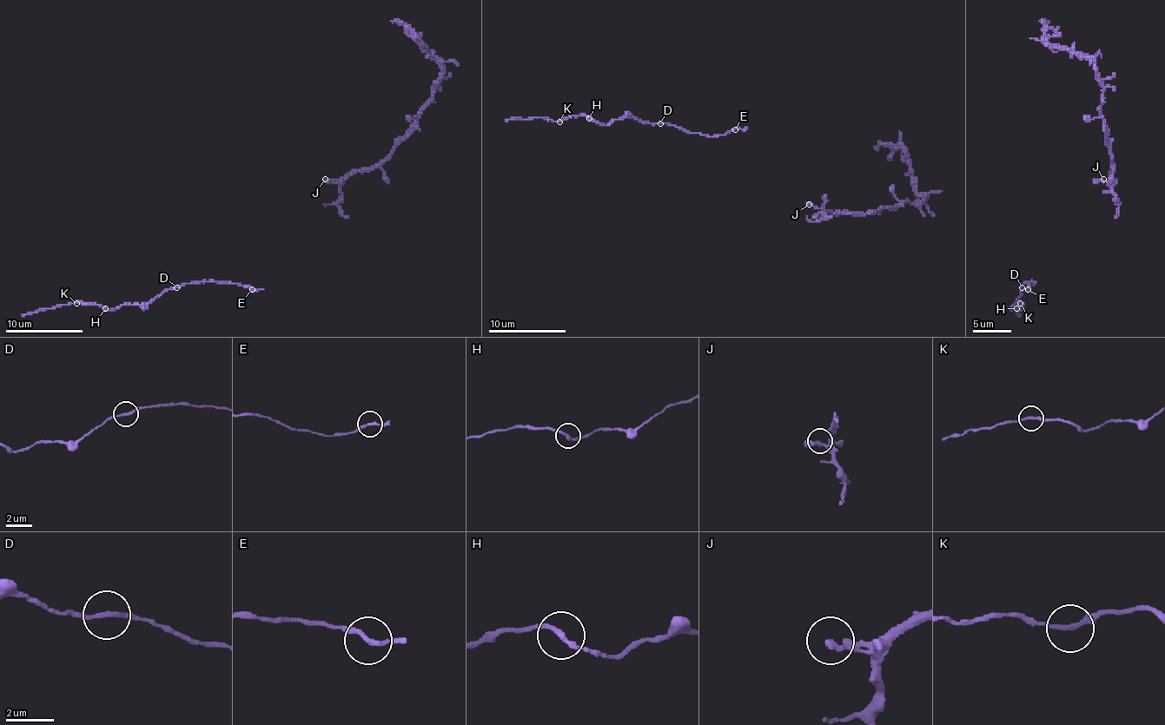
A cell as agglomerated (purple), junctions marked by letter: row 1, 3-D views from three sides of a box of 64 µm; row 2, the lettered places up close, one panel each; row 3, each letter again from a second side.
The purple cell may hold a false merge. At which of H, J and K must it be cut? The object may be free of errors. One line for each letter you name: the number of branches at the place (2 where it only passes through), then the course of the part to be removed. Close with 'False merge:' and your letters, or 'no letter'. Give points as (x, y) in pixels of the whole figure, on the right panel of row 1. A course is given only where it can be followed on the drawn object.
False merge: no letter

